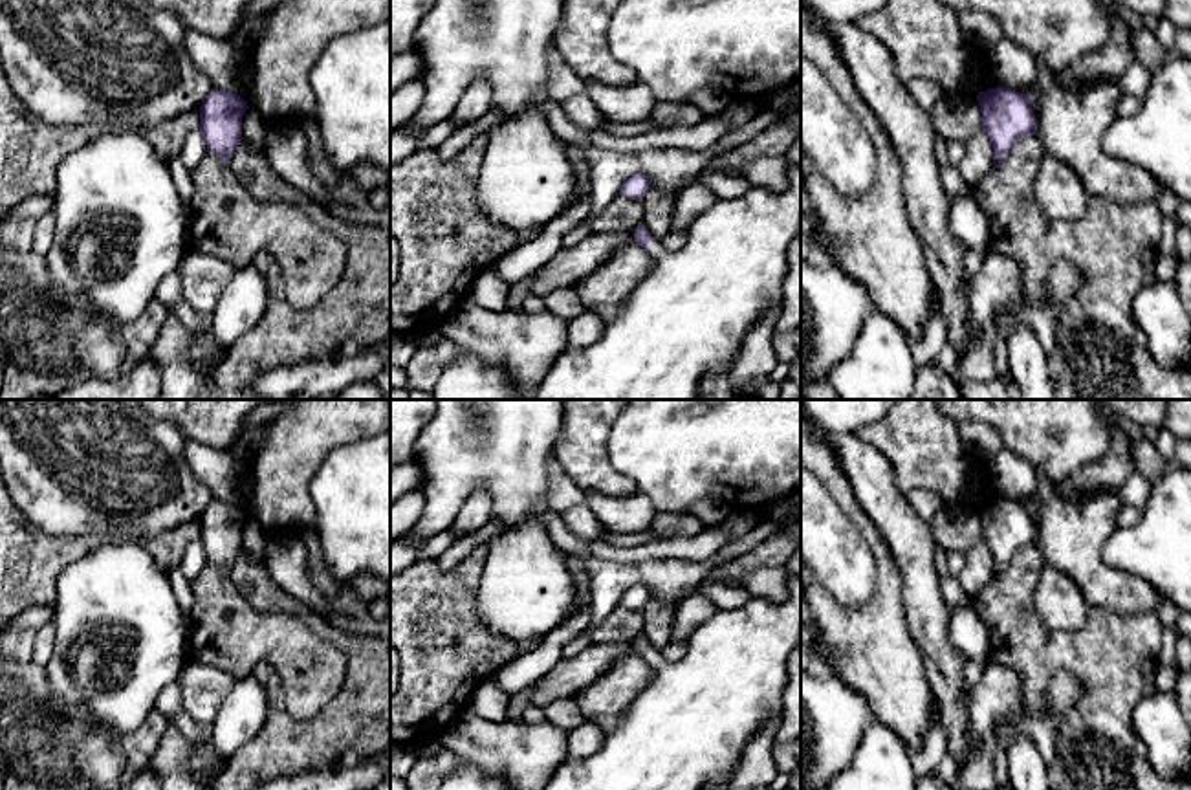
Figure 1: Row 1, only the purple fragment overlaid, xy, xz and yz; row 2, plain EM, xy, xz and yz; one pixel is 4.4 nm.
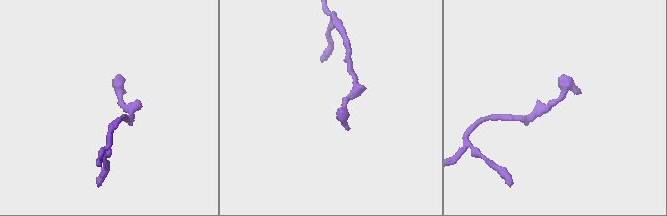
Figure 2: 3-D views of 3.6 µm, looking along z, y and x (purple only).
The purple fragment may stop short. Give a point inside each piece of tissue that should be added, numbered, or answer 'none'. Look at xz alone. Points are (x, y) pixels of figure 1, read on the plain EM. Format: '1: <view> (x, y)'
1: xz (688, 730)

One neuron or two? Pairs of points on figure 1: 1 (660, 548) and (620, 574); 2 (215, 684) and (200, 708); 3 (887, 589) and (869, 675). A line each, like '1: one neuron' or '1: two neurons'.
1: two neurons
2: one neuron
3: one neuron

